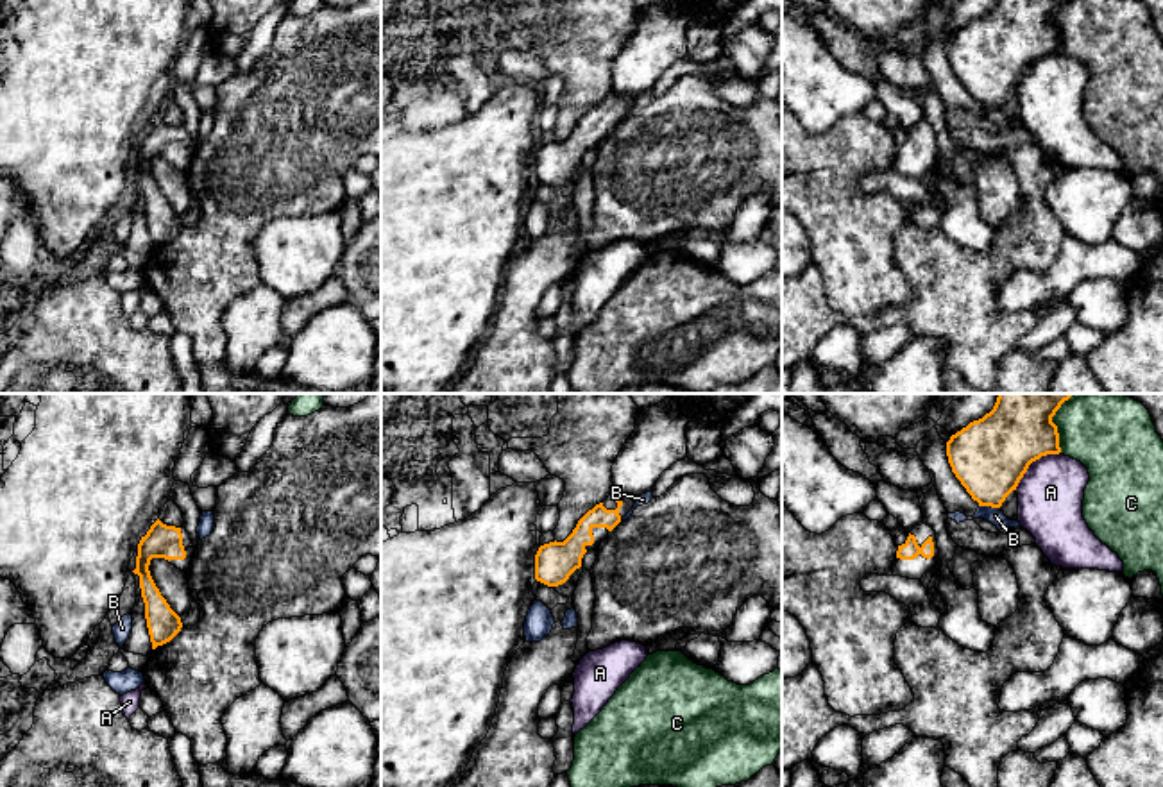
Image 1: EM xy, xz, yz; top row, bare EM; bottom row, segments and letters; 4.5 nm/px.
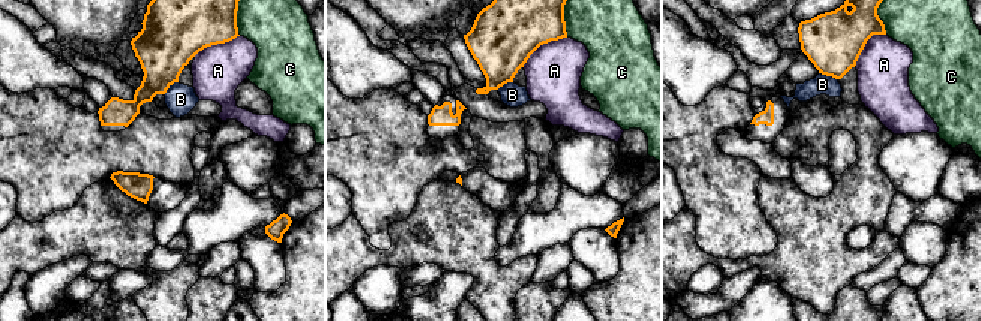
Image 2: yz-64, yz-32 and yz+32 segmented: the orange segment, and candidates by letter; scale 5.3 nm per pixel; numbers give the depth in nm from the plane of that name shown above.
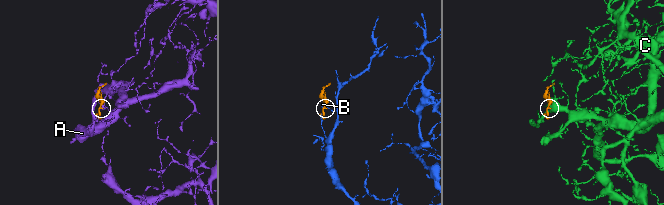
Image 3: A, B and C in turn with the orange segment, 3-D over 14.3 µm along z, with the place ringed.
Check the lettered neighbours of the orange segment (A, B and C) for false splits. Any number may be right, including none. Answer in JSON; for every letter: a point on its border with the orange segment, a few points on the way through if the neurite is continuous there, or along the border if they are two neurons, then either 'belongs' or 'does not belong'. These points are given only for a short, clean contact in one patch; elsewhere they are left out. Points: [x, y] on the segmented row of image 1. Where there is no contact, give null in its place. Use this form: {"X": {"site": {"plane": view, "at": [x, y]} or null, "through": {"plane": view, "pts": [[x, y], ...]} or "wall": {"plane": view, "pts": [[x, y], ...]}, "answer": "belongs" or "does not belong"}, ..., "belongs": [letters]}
{"A": {"site": {"plane": "yz", "at": [1031, 462]}, "answer": "does not belong"}, "B": {"site": {"plane": "yz", "at": [990, 505]}, "answer": "does not belong"}, "C": {"site": {"plane": "yz", "at": [1052, 423]}, "answer": "does not belong"}, "belongs": []}

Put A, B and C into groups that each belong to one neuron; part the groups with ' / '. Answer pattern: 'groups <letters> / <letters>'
groups A / B / C

